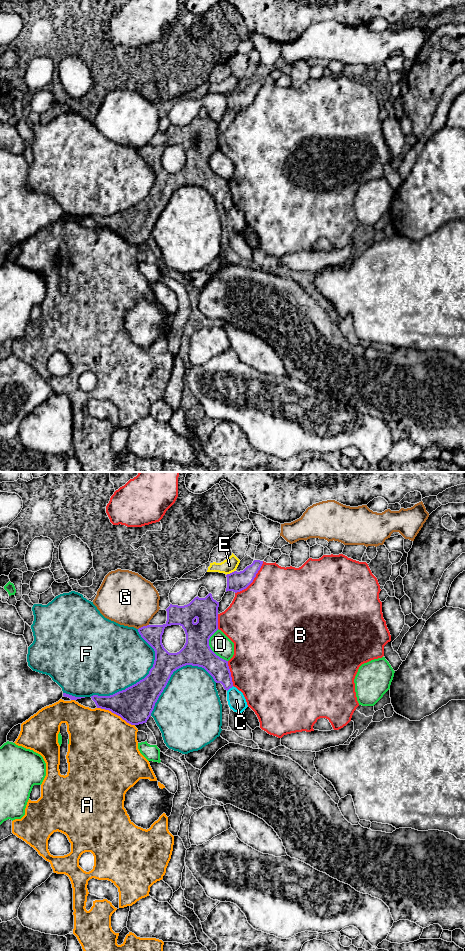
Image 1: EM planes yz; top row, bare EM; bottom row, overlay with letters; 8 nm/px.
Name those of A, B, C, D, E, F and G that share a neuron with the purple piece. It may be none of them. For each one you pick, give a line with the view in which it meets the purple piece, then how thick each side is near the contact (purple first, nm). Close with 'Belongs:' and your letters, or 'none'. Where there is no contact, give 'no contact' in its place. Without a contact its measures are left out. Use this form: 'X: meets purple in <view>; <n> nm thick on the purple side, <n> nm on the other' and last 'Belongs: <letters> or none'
Belongs: none

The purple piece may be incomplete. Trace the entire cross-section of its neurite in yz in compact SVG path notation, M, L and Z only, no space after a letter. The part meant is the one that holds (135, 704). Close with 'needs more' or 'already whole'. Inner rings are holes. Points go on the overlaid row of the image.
M209 593L205 598L195 597L184 606L172 605L166 609L167 621L163 625L147 625L138 629L141 637L154 649L155 660L149 674L136 684L110 696L91 696L97 708L109 710L131 725L146 723L154 709L155 703L166 687L171 675L177 669L186 666L204 668L216 683L221 683L225 690L233 687L228 661L217 656L209 646L210 637L218 630L219 602ZM180 625L186 634L186 643L177 653L169 653L162 644L162 635L167 626Z; already whole

